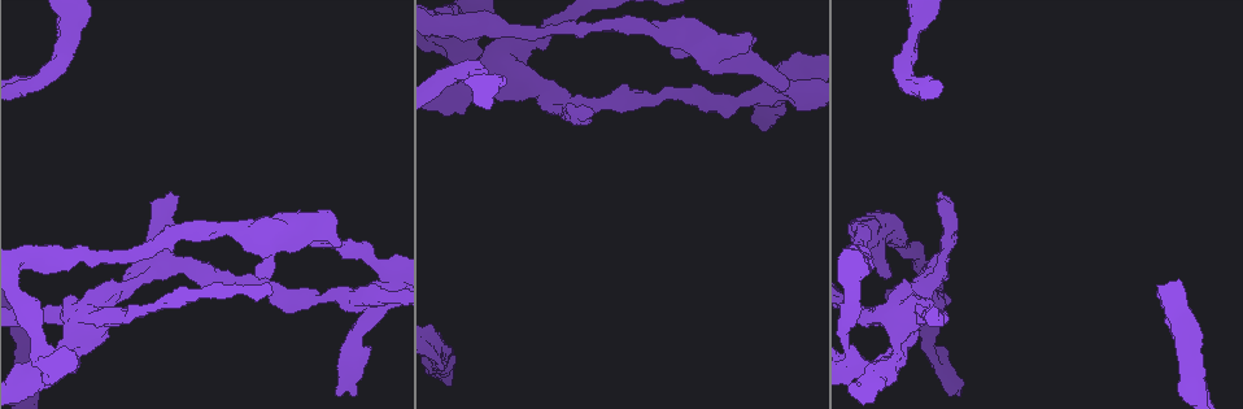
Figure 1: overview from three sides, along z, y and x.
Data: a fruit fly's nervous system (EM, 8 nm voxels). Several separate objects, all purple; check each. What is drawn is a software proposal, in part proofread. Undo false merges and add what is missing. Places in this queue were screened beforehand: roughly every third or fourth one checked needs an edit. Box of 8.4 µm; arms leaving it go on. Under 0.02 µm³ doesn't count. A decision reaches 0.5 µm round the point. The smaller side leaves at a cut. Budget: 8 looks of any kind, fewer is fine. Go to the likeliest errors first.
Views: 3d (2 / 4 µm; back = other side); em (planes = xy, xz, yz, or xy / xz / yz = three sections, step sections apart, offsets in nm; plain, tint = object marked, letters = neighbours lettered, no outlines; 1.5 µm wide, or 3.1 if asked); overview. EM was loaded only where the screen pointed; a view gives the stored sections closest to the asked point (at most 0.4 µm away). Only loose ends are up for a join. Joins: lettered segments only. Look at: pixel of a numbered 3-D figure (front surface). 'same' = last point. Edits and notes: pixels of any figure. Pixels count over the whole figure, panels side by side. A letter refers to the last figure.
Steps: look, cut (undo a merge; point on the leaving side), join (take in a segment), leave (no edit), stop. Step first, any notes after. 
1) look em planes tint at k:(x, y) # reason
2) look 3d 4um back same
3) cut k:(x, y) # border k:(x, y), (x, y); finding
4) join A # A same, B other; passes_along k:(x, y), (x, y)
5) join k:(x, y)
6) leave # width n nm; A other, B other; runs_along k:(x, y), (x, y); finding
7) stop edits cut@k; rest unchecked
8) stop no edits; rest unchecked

look em planes plain at 1:(900, 328) # narrows sharply

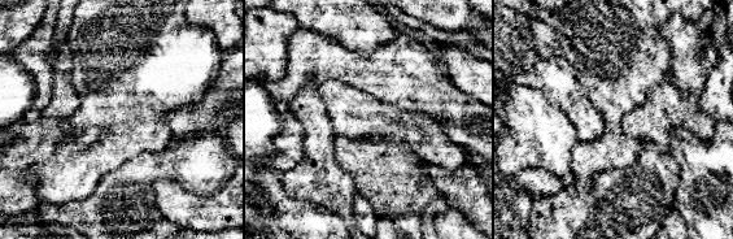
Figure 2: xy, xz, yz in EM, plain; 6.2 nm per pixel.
look em planes letters same

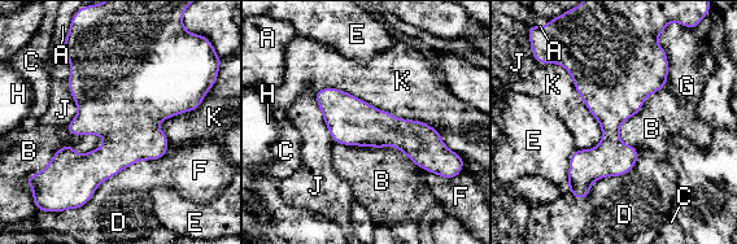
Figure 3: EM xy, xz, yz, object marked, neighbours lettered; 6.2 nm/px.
leave # A other, B other, C other, D other, E other, F other, G other, H other, J other, K other; continuous, no second neuron

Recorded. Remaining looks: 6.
look em xy step 4 tint at 1:(165, 259) # three-way junction

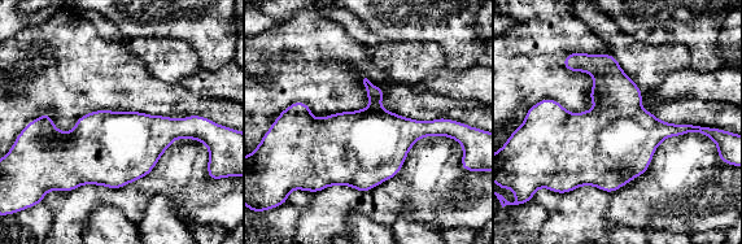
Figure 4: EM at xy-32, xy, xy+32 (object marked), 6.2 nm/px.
look em planes letters same # cut it another way

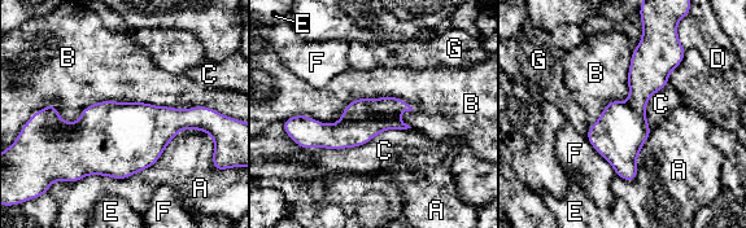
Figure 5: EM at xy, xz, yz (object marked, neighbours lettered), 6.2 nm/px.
leave # A other, B other, C other, D other, E other, F other, G other; border 5:(214, 110), (35, 113); all the same neuron

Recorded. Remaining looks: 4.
look em planes tint at 1:(915, 22) # sudden change in width

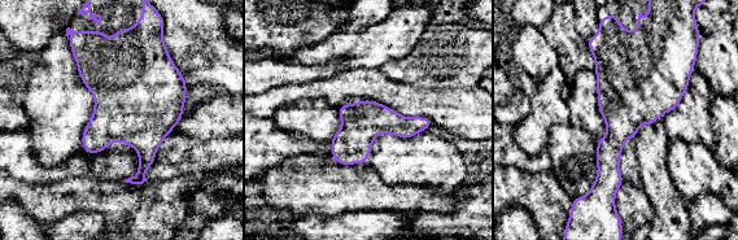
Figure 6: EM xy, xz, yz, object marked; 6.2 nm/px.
look em planes letters same # see the neighbours

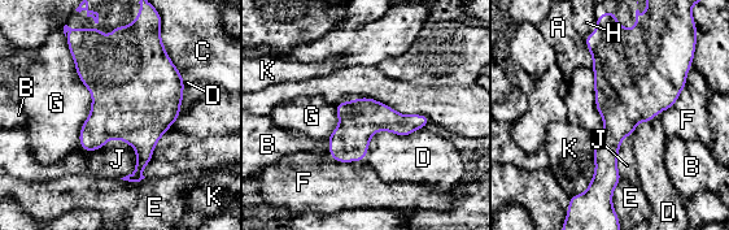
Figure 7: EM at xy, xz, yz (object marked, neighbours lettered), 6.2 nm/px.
leave # A other, B other, C other, D other, E other, F other, G other, H other, J other, K other; border 7:(424, 126), (378, 130), (365, 160); continuous, no second neuron

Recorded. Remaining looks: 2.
stop no edits; rest unchecked

